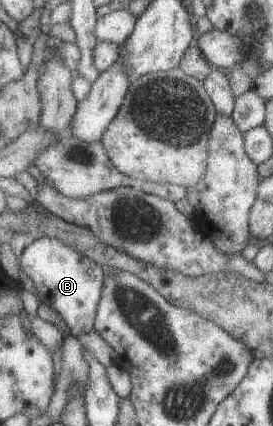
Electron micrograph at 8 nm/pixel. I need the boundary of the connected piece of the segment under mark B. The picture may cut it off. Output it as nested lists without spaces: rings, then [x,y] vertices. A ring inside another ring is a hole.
[[[46,236],[28,240],[20,255],[19,266],[32,280],[38,295],[64,320],[68,335],[76,338],[78,334],[92,331],[105,278],[103,268],[69,245]]]

